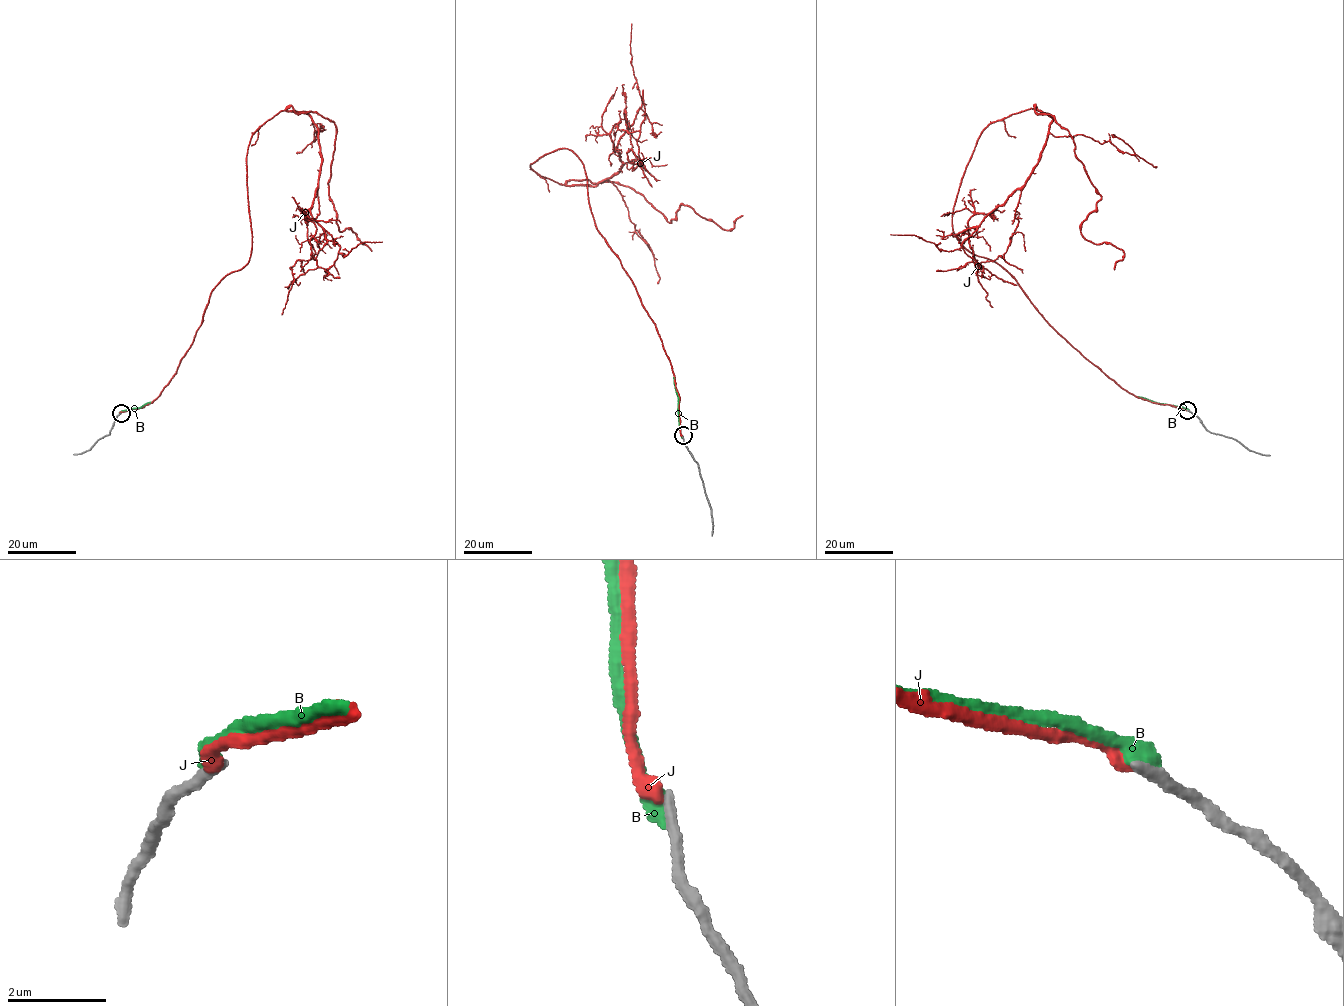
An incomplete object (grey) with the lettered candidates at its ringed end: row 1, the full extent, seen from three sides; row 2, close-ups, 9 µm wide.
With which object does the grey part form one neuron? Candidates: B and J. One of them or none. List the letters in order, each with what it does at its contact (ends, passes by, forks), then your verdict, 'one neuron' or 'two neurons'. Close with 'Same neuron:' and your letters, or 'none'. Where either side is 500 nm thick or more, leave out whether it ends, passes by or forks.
B: it ends there; two neurons
J: it ends there; two neurons
Same neuron: none

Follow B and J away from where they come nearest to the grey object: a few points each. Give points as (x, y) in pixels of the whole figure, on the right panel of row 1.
B: (1188, 410), (1138, 396)
J: (1187, 410), (1121, 388), (953, 232), (981, 131), (1030, 108), (1048, 113), (1029, 179), (960, 249), (890, 234)

